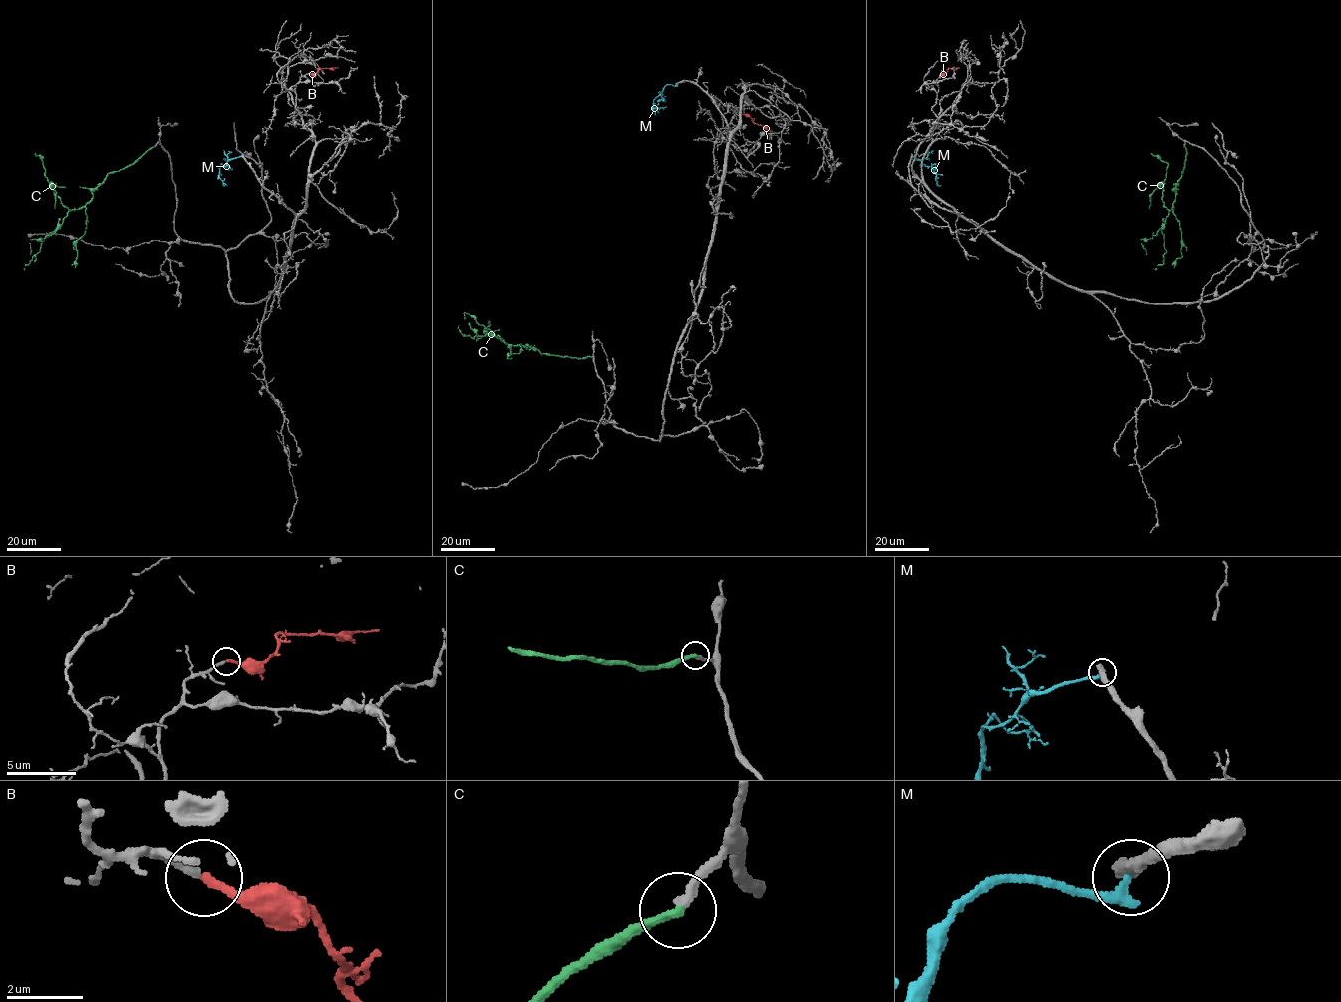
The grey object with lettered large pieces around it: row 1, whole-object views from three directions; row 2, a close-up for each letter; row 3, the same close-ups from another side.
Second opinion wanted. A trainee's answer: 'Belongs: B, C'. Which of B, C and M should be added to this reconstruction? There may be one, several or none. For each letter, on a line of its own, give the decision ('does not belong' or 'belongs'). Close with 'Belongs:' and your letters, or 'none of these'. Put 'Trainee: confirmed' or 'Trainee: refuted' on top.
Trainee: confirmed
B: belongs
C: belongs
M: does not belong
Belongs: B, C

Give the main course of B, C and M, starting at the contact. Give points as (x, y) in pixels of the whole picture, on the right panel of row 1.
B: (941, 73), (959, 67)
C: (1184, 146), (1184, 169), (1178, 181), (1173, 209), (1161, 230), (1166, 251), (1164, 262), (1153, 268)
M: (912, 155), (930, 166), (941, 185)

